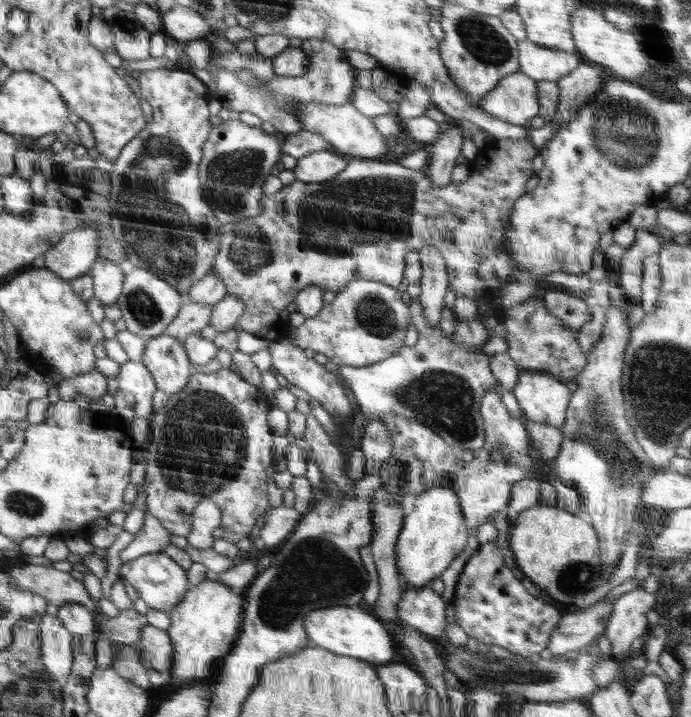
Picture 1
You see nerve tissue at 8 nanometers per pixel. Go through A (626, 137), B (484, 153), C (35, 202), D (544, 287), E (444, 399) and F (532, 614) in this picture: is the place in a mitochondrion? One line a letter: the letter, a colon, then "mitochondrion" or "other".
A: mitochondrion
B: other
C: other
D: other
E: mitochondrion
F: other

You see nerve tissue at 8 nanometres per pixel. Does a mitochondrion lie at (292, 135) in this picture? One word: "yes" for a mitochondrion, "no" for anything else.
no

